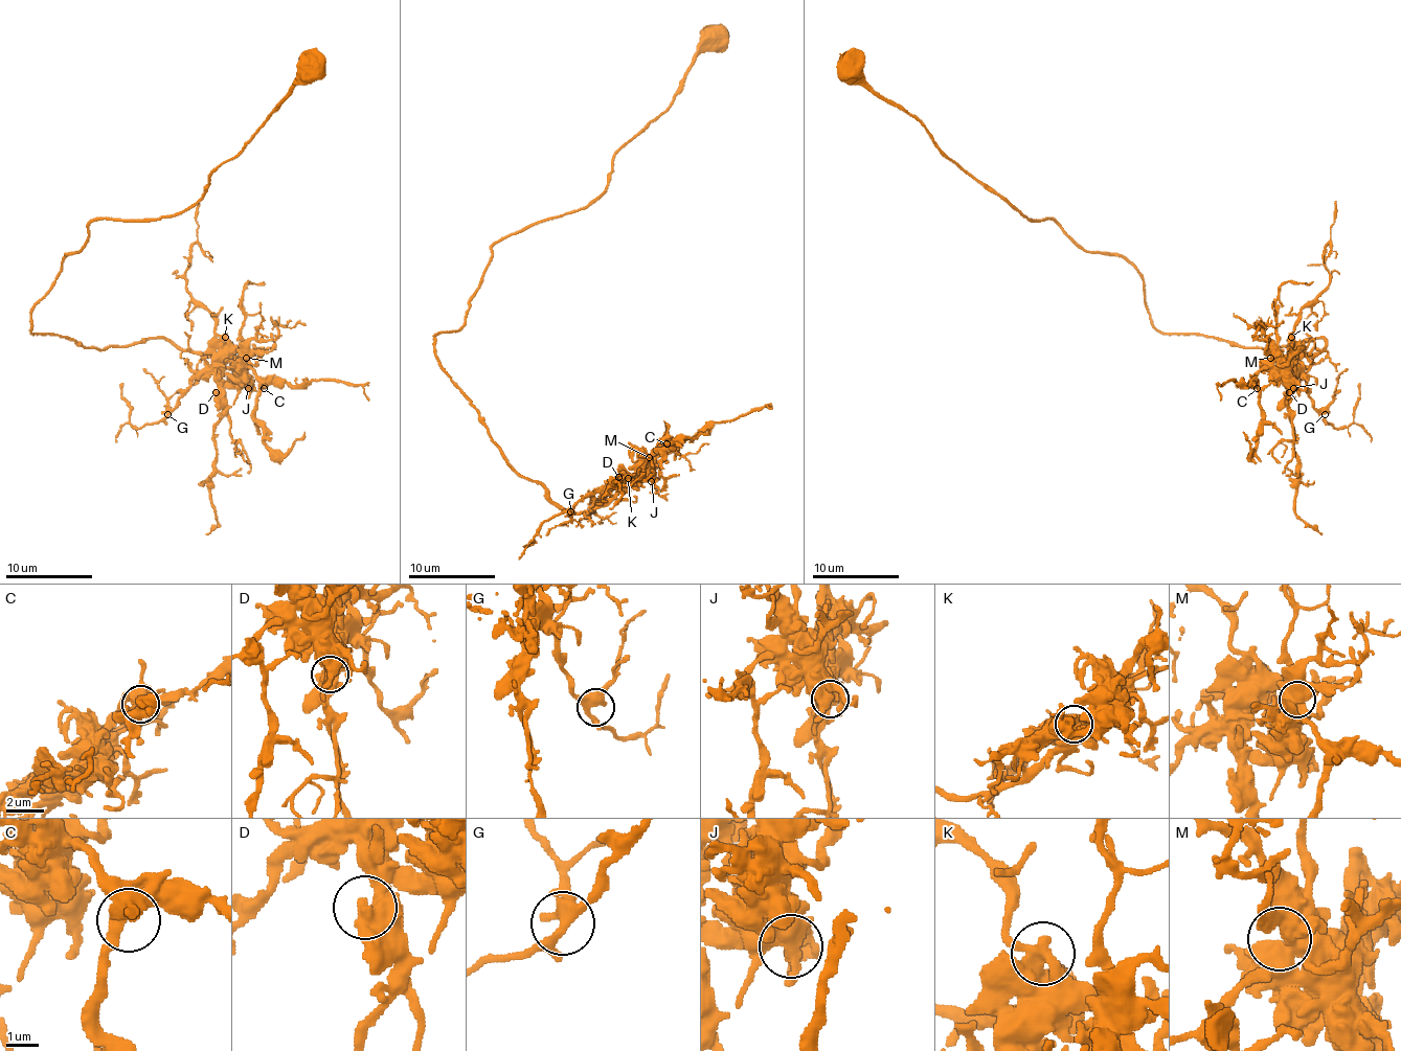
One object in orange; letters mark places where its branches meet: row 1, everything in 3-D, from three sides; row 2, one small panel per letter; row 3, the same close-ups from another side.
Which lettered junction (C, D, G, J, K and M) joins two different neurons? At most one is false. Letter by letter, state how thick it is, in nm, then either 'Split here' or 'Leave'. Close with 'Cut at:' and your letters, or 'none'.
C: Thickness 500 nm. Leave
D: Thickness 700 nm. Leave
G: Thickness 360 nm. Leave
J: Thickness 360 nm. Leave
K: Thickness 650 nm. Leave
M: Thickness 550 nm. Leave
Cut at: none

